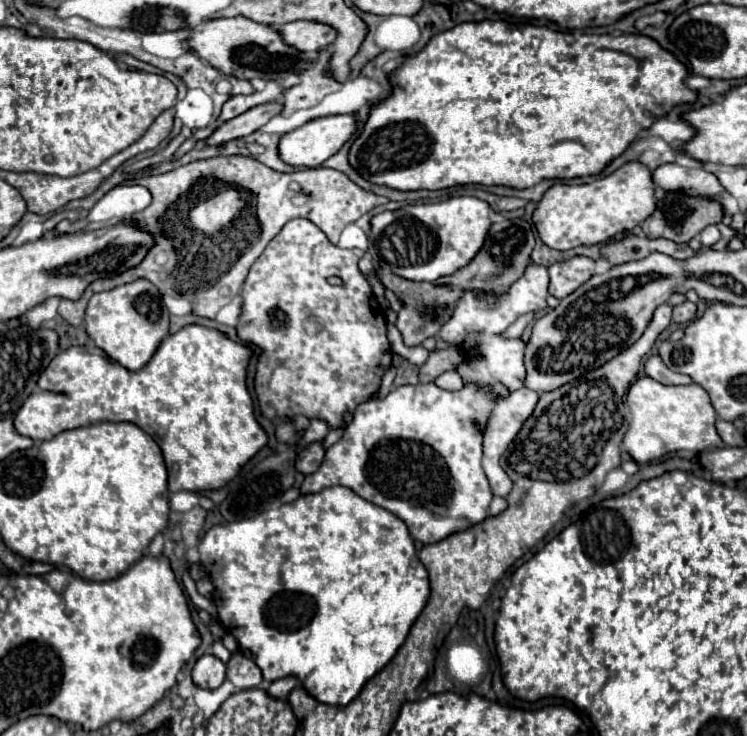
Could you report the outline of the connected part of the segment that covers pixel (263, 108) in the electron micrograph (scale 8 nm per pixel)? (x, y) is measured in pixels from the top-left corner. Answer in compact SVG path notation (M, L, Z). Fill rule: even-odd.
M277 102L259 104L255 108L249 108L247 112L219 124L219 128L213 130L213 134L209 138L199 142L199 146L221 146L221 144L225 144L229 140L249 136L251 132L259 130L267 120L271 120L277 114L279 114L277 112Z

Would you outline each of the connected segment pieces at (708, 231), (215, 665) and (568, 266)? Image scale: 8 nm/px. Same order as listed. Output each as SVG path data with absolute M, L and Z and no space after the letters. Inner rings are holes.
M709 226L709 228L705 228L705 230L701 232L701 244L703 244L705 248L713 246L719 238L721 238L721 234L719 234L719 228L717 228L717 226Z
M205 654L195 662L191 676L199 688L219 688L225 680L225 664L217 656Z
M575 256L565 262L555 262L549 266L549 294L563 299L593 276L593 260L585 256Z

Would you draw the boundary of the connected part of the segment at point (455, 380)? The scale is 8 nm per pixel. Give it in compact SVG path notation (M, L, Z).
M449 370L449 372L443 372L441 376L437 376L435 384L443 390L461 390L465 384L461 380L461 376L455 372L455 370Z

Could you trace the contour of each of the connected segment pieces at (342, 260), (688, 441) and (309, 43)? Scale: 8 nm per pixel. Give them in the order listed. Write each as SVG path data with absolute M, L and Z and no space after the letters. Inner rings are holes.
M295 218L295 220L289 220L281 232L267 244L265 252L257 258L257 262L253 264L247 280L245 280L245 286L243 286L243 310L241 310L241 318L239 318L239 324L237 324L237 334L241 340L247 340L251 344L257 344L259 348L263 348L263 354L259 356L259 362L257 362L257 376L255 376L255 390L257 390L257 398L259 398L259 406L261 406L261 412L265 418L269 420L277 420L277 418L295 418L295 416L305 416L309 420L313 418L321 418L321 420L327 420L331 428L337 428L343 424L343 414L345 410L353 410L357 408L357 404L361 404L361 400L369 400L377 388L379 388L379 382L381 382L381 376L385 374L385 370L391 366L391 346L389 346L389 340L387 340L387 334L385 334L385 314L383 314L383 308L381 304L377 302L369 282L365 280L365 276L361 274L361 270L357 268L357 262L361 260L365 252L363 250L343 250L335 244L329 242L329 238L323 234L321 228L317 228L311 220L307 218ZM329 276L337 276L343 280L343 286L331 286L327 282Z
M641 376L631 382L625 402L631 412L631 424L623 436L623 448L639 464L661 460L679 450L703 452L707 448L725 446L715 430L717 414L709 394L695 382L685 386L665 386L649 376Z
M307 20L283 24L283 26L279 26L279 34L287 46L291 46L299 52L317 52L317 50L327 48L333 42L333 28L325 28L325 24L309 24Z

